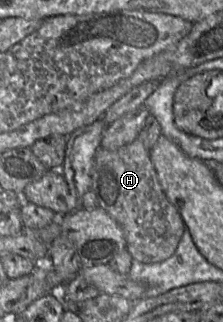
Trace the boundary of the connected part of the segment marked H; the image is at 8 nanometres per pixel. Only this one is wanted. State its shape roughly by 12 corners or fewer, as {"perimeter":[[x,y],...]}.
{"perimeter":[[138,138],[97,149],[91,190],[133,260],[173,255],[186,228]]}

